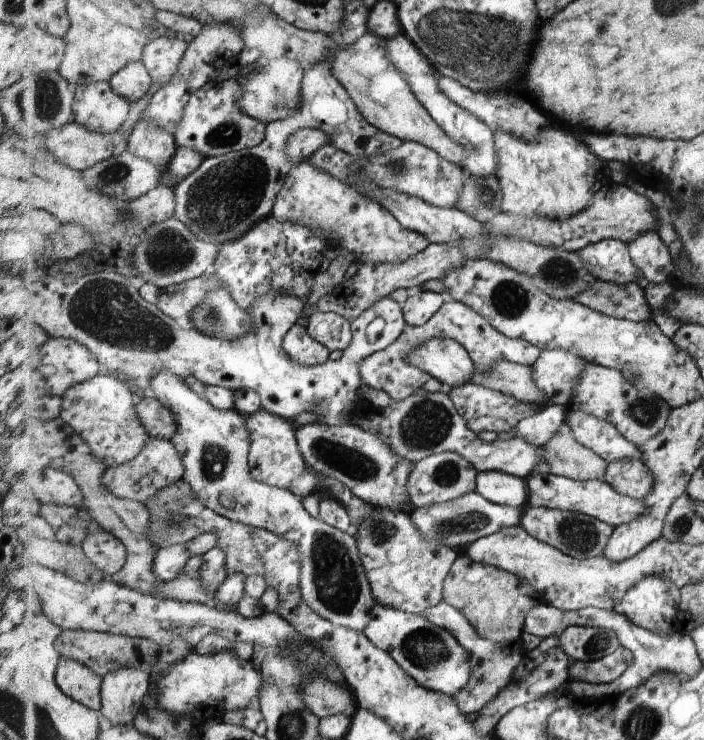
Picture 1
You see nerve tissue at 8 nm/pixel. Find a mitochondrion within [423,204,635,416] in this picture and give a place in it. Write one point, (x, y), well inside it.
(509, 299)

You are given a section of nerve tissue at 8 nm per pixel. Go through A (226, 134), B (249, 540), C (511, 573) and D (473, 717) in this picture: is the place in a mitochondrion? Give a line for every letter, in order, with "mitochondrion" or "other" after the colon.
A: mitochondrion
B: other
C: other
D: other

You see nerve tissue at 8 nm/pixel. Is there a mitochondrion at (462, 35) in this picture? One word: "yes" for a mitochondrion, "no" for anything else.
yes

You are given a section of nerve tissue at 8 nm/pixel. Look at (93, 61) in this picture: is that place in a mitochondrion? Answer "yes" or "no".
yes

